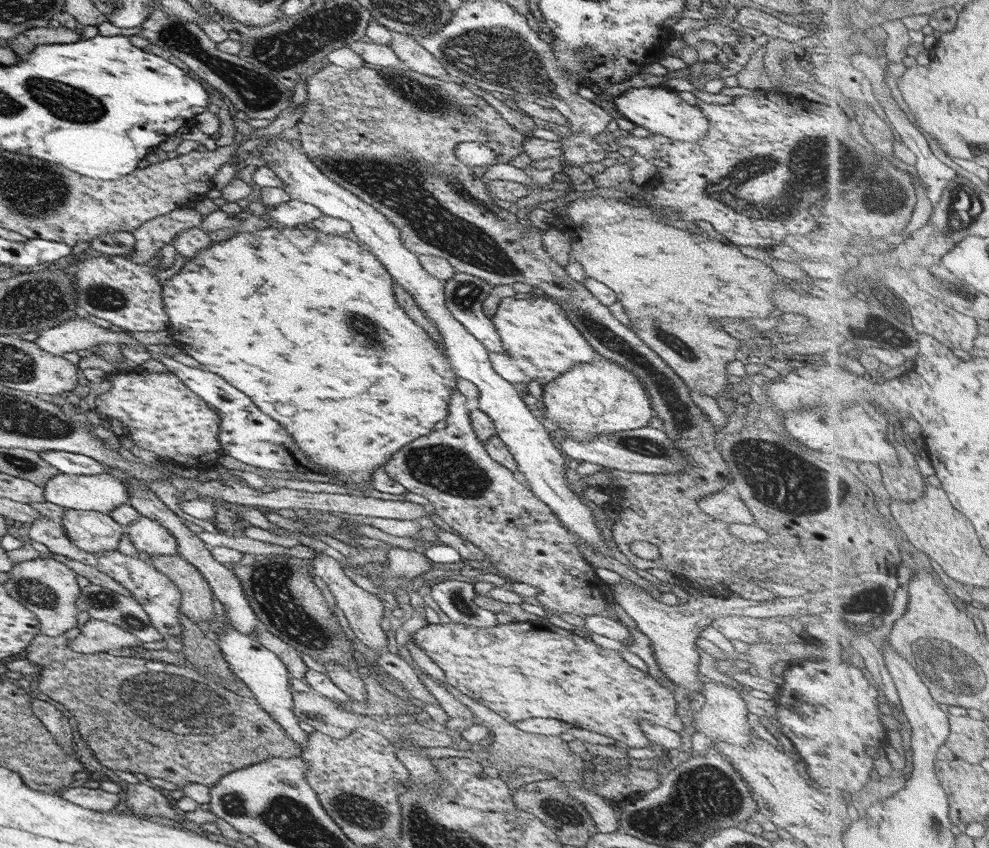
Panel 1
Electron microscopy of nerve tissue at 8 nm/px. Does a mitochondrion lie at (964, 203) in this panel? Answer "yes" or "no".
yes

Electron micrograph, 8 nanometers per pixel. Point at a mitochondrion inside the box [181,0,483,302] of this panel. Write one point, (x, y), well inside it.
(274, 51)

